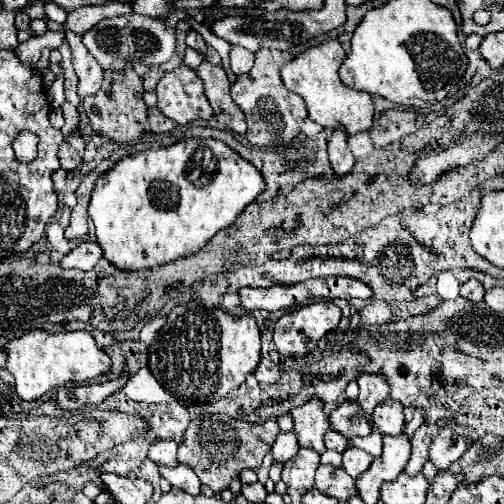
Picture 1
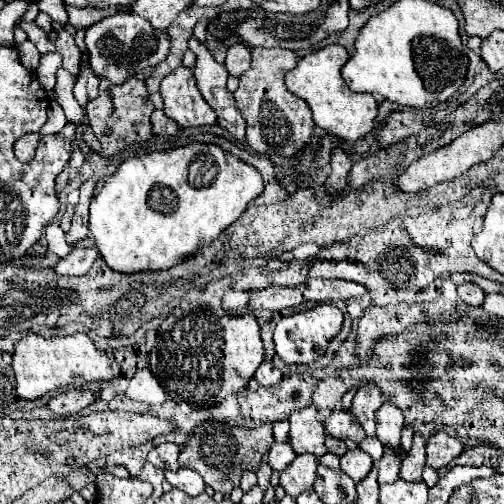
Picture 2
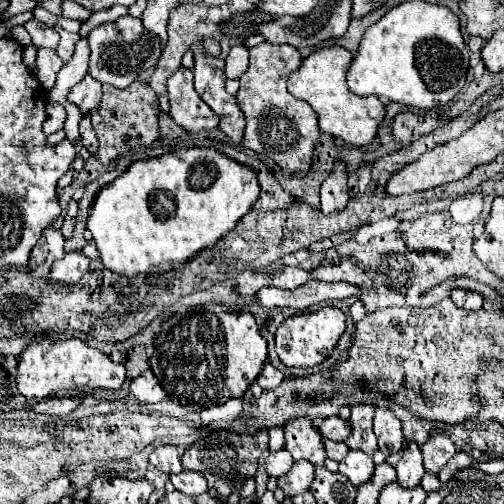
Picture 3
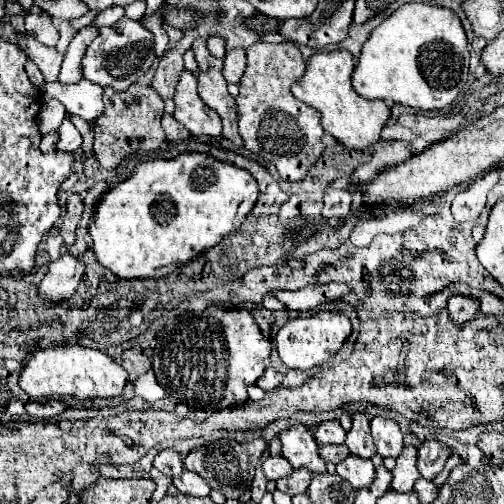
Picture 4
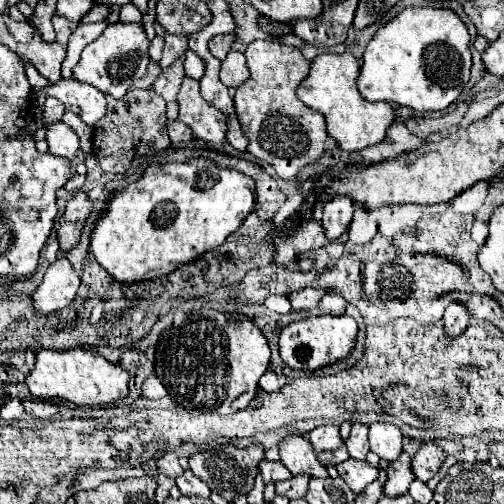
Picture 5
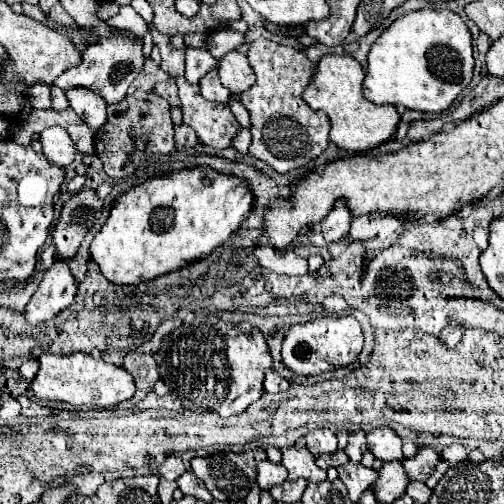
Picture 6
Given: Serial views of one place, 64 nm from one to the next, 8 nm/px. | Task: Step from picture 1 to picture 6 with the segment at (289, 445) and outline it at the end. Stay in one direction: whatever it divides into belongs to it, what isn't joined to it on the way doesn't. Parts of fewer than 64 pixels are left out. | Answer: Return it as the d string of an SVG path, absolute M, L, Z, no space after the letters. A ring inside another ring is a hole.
M264 460L258 464L258 484L260 488L272 488L276 484L282 484L288 478L288 472L282 464L274 464L270 460Z

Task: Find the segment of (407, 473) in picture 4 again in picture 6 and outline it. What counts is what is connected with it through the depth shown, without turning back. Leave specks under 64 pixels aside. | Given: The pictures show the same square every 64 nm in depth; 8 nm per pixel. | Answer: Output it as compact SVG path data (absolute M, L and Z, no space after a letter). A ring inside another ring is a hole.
M386 462L380 470L378 480L374 482L374 492L380 502L394 502L406 492L406 486L410 484L408 474L402 468L400 462Z

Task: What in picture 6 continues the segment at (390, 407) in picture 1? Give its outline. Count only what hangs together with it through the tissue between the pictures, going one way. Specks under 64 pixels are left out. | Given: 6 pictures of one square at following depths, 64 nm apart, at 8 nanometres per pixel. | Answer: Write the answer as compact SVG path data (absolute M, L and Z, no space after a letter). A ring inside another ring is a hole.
M374 428L368 434L368 450L388 462L388 460L402 460L402 438L392 428Z

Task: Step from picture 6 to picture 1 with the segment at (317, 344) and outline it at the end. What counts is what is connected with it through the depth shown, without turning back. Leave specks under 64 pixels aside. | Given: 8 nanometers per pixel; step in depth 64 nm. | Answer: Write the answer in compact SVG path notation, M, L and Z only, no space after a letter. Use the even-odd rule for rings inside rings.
M320 300L284 314L274 328L274 342L282 356L304 356L314 342L340 322L340 308L332 300Z

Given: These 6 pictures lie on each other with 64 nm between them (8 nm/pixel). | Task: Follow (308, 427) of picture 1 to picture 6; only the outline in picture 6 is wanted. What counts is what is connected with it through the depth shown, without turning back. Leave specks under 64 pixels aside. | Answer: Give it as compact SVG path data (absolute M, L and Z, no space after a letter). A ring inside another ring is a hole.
M288 446L282 450L282 464L288 470L288 480L306 478L308 482L322 482L326 480L326 470L318 468L316 458L308 452L308 448Z

